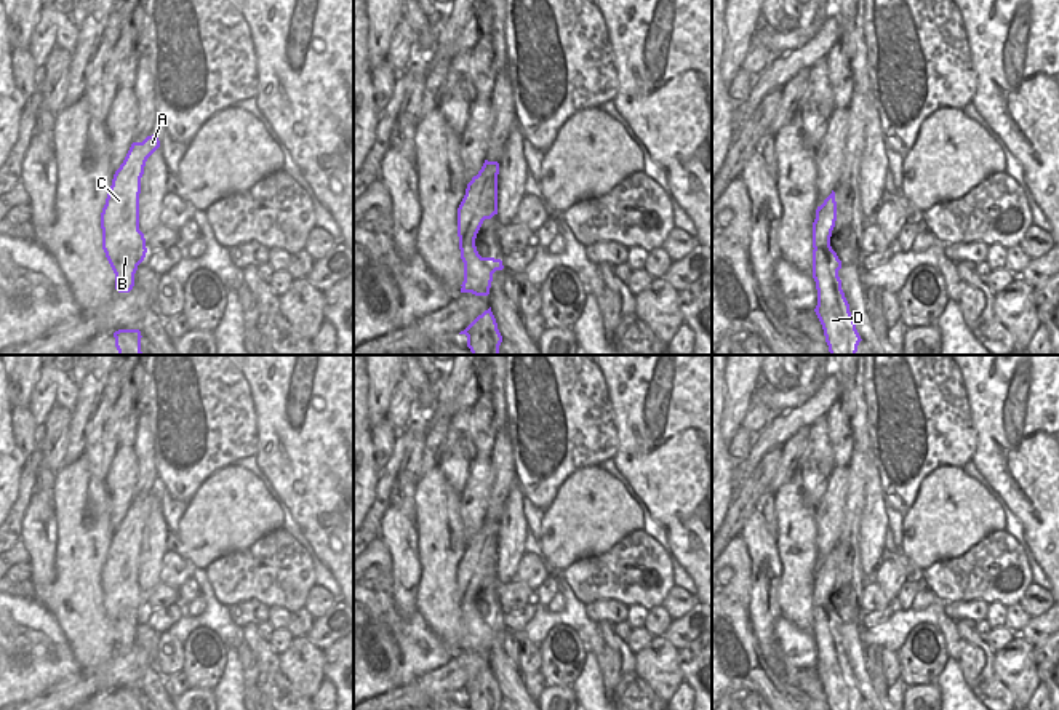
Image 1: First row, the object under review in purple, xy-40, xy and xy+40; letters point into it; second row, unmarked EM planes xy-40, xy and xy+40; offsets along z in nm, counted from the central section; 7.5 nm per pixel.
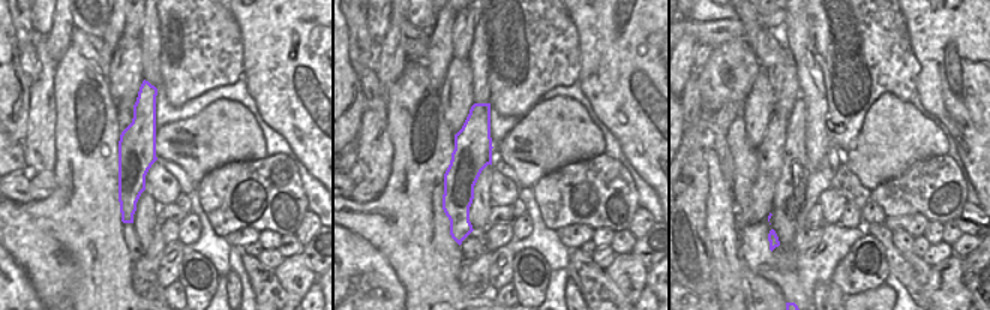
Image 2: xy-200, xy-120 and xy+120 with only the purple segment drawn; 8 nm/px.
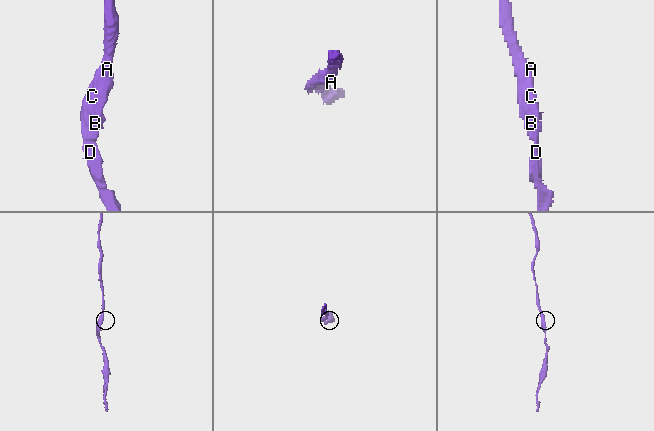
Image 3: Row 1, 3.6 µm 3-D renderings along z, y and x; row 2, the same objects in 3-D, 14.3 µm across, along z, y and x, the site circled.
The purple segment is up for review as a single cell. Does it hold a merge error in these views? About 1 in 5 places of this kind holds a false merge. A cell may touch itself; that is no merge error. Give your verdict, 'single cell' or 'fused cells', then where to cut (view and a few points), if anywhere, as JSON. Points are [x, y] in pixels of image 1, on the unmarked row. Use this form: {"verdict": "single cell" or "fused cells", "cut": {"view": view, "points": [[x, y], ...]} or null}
{"verdict": "single cell", "cut": null}

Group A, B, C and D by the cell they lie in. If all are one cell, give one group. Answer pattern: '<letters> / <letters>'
A B C D

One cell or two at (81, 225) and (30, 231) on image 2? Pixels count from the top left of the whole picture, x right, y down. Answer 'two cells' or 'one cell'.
two cells

